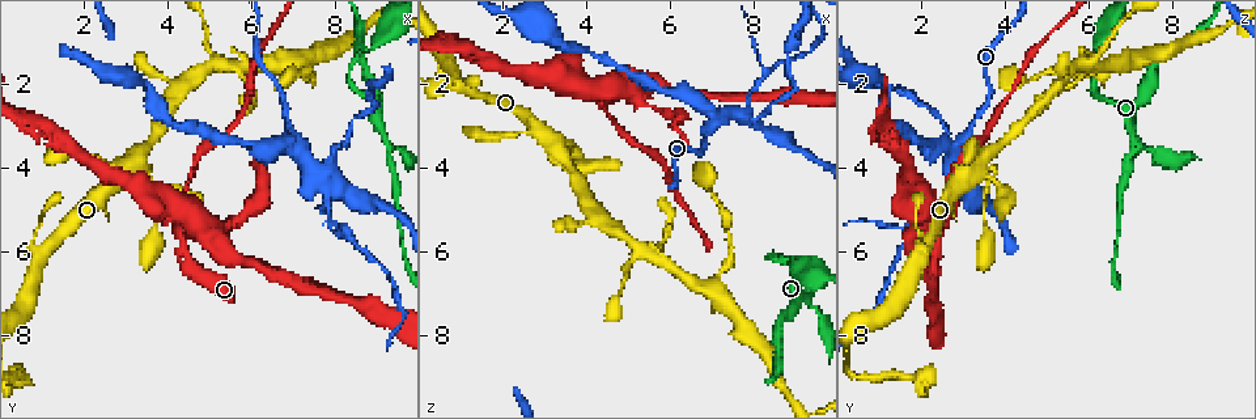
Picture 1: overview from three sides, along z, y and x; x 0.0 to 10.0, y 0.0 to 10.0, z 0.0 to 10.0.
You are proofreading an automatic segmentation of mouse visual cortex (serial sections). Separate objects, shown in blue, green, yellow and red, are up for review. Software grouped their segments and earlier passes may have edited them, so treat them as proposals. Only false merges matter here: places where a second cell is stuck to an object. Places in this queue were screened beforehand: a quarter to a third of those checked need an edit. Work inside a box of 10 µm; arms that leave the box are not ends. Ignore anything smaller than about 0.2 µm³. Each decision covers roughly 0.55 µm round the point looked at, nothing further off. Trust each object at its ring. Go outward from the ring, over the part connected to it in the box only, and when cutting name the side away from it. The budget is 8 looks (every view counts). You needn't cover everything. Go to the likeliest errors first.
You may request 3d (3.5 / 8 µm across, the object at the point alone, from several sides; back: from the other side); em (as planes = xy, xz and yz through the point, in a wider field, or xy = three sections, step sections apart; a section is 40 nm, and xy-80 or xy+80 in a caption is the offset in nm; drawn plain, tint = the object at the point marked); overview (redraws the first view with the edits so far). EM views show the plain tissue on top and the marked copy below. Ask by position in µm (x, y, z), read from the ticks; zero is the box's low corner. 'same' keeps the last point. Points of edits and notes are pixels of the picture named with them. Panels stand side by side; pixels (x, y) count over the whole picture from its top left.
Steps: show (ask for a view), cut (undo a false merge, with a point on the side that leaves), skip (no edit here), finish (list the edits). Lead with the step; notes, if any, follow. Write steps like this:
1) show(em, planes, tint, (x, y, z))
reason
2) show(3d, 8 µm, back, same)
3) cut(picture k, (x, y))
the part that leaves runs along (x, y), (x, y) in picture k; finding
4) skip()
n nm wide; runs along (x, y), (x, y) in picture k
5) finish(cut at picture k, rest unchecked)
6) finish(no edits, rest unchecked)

show(3d, 3.5 µm, (4.55, 5.20, 2.10))
looks like a crossing

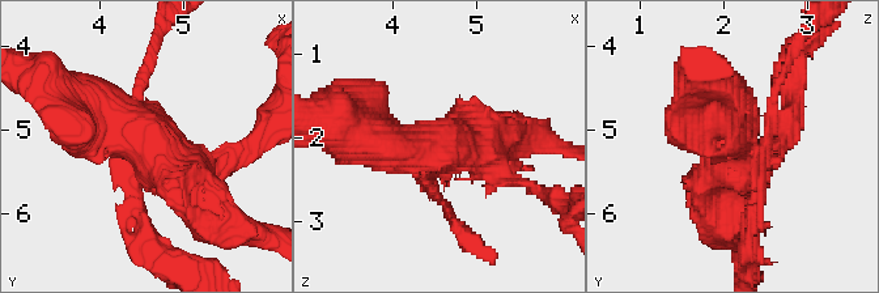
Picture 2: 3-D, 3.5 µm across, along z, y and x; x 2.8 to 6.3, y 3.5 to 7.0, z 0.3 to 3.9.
show(em, xy, step 3, tint, (4.60, 5.15, 2.15))
now the EM

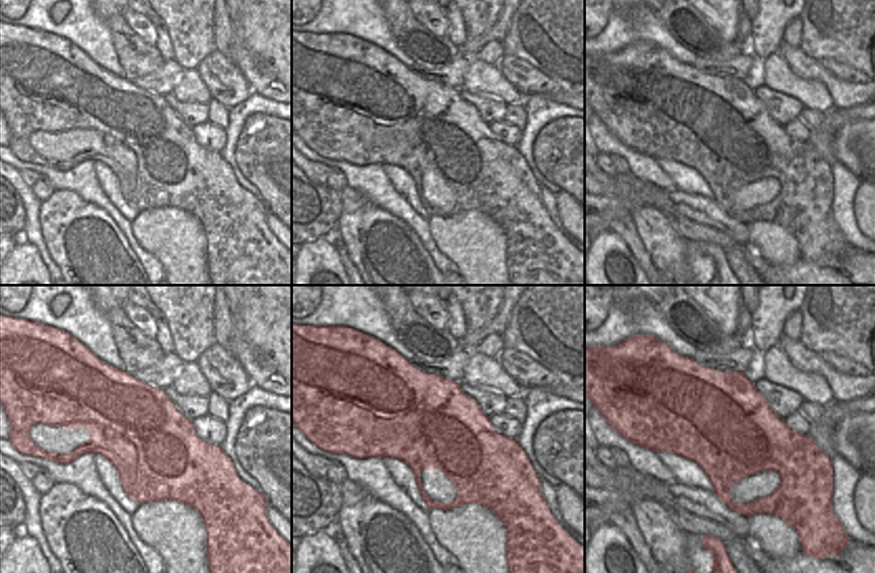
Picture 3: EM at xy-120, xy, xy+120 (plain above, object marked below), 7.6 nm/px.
cut(picture 2, (718, 147))
the part that leaves runs along (759, 175), (729, 106) in picture 2; a second cell is stuck on

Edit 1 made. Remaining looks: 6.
show(3d, 3.5 µm, (7.70, 4.30, 2.85))
four or more arms meet

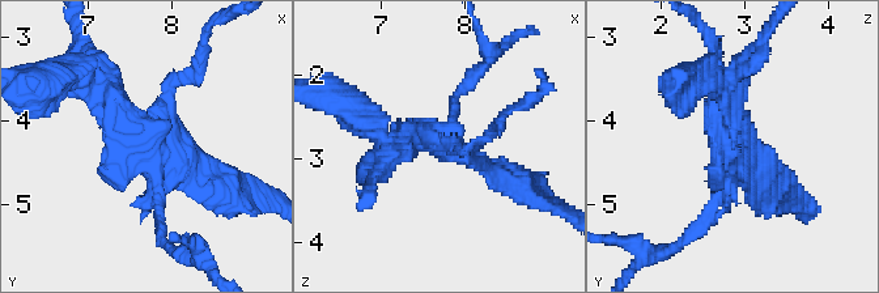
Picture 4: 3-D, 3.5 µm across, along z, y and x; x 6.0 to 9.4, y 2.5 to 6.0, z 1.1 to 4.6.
cut(picture 4, (149, 141))
the part that leaves runs along (90, 77), (34, 81) in picture 4; two cells meet here

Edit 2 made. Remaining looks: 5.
show(overview)
redraw

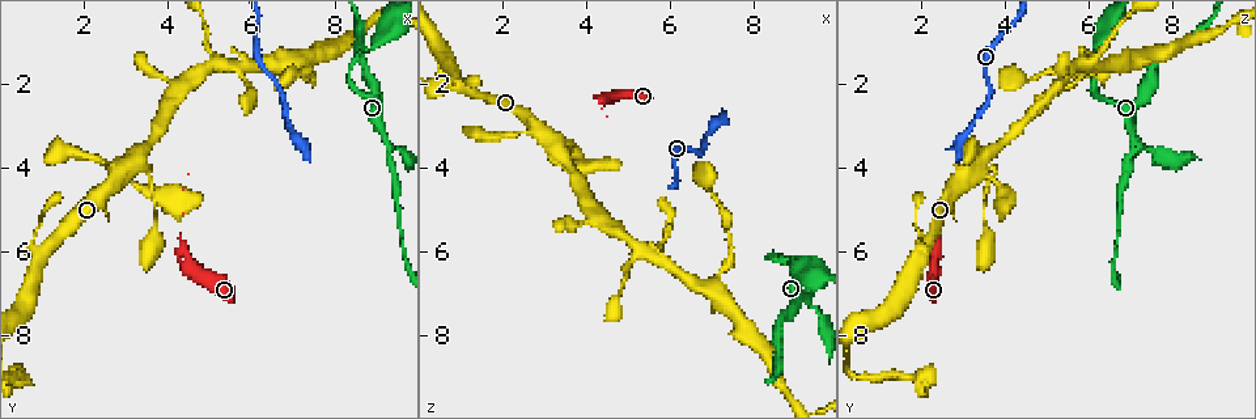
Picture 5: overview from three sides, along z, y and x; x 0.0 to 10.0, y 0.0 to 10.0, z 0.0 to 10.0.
show(3d, 8 µm, (9.30, 3.50, 7.10))
three-way junction

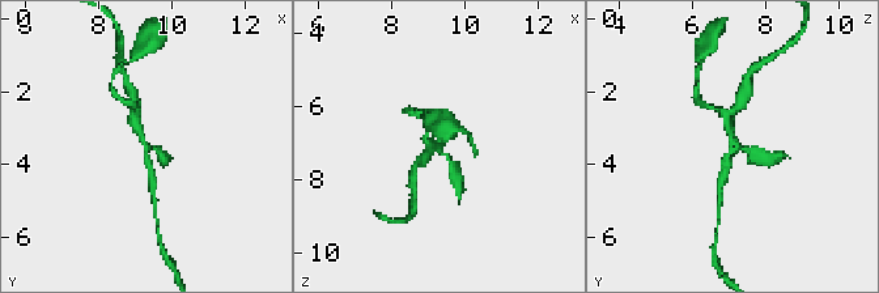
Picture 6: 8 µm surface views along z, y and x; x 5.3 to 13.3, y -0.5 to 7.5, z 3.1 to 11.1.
show(em, xy, step 1, tint, same)
3 arms; arms of 200, 200, 200 nm

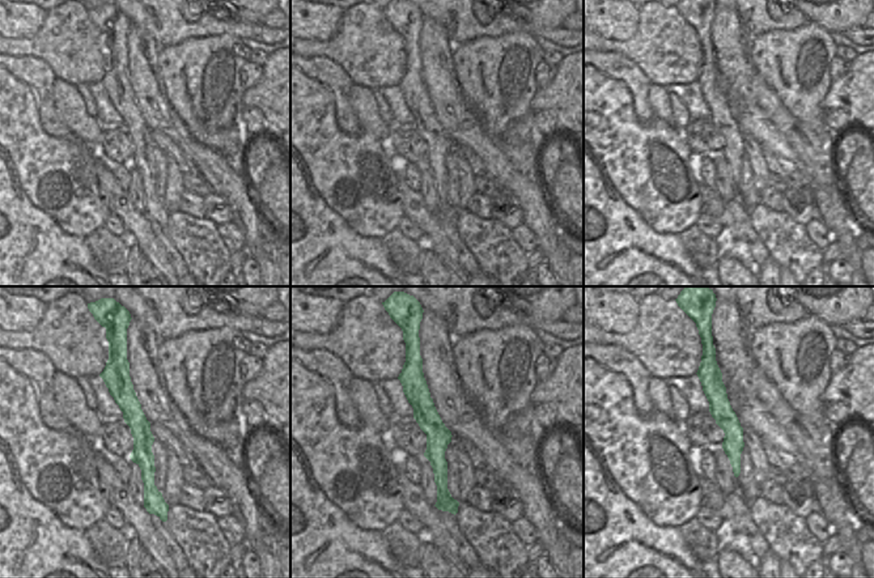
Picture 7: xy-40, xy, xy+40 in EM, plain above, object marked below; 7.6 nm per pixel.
skip()
runs along (725, 111), (734, 145), (764, 156) in picture 6; all the same cell

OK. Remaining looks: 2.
finish(cut at picture 2, cut at picture 4, rest unchecked)

